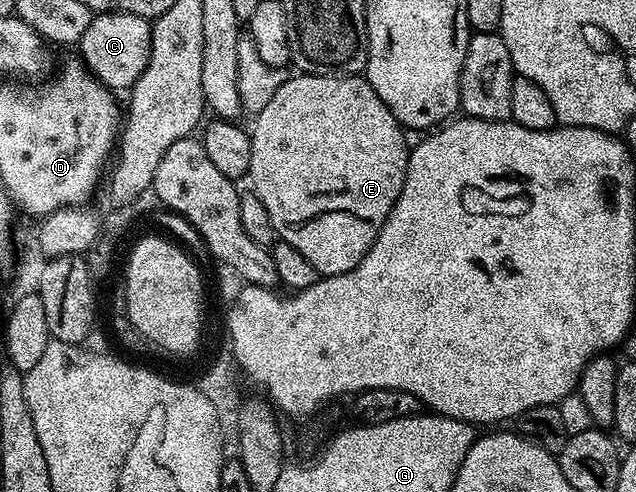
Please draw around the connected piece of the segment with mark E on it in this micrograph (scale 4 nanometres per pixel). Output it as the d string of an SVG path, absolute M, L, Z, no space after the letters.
M299 72L288 77L282 84L282 88L278 88L278 92L274 92L274 96L270 96L270 104L266 104L266 108L262 108L262 112L255 114L253 122L256 123L250 126L252 147L250 148L248 178L250 183L252 182L251 189L258 196L258 200L262 200L262 204L266 204L266 212L269 214L271 222L274 223L277 239L290 244L293 248L298 248L298 252L302 252L302 256L306 256L306 260L310 260L310 264L314 264L317 275L327 276L350 272L350 268L354 268L362 260L362 256L366 256L366 252L370 252L382 224L386 224L386 220L402 192L410 153L410 142L404 139L405 127L401 126L400 121L392 115L390 108L386 108L386 104L380 99L378 92L374 92L367 77L301 74Z

